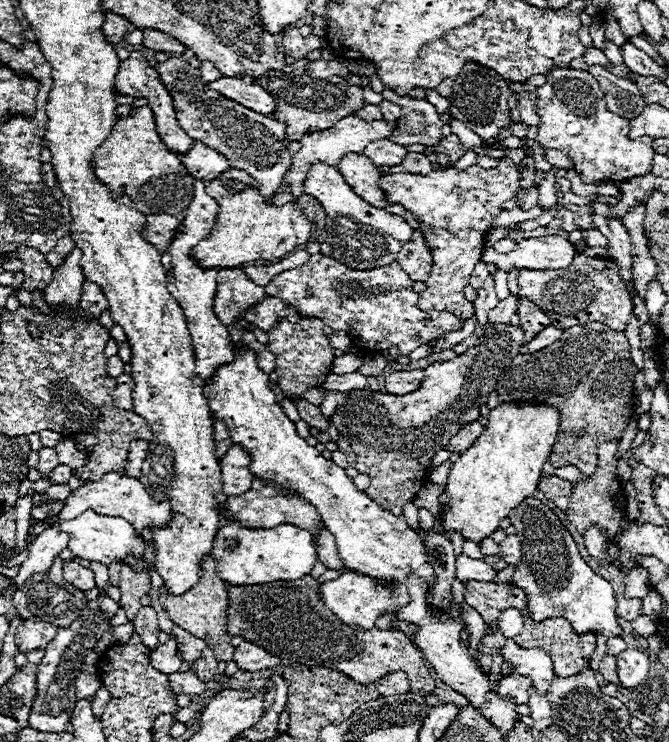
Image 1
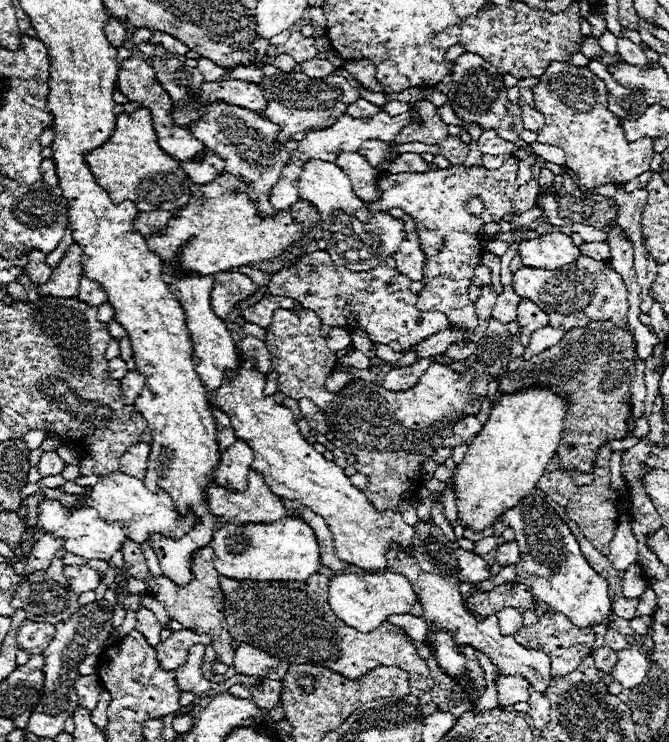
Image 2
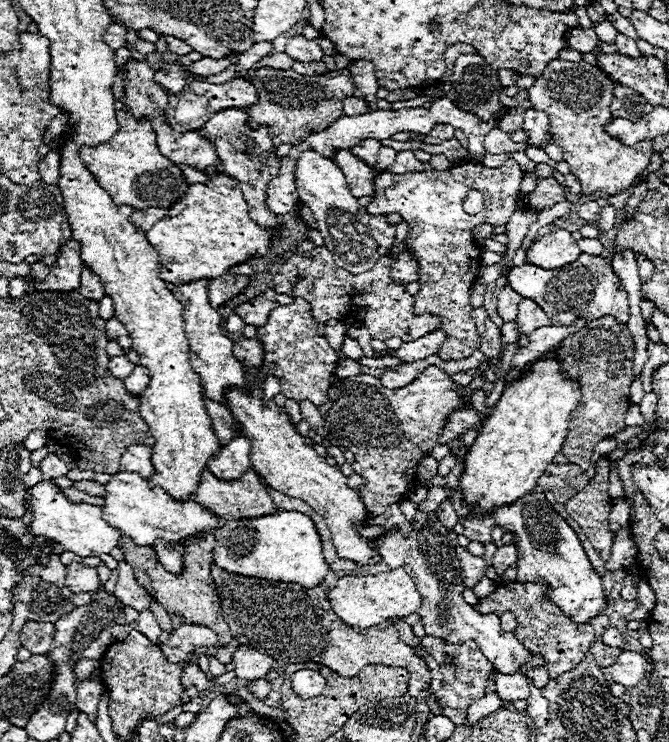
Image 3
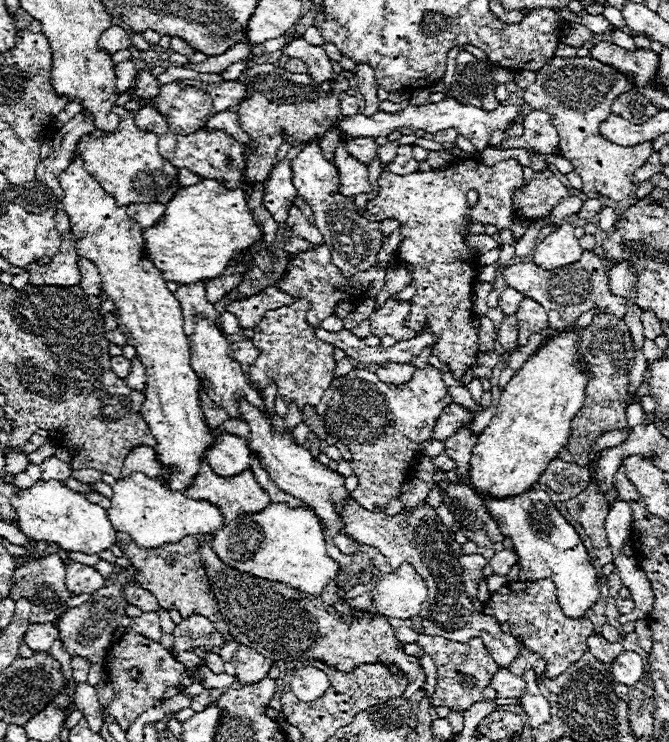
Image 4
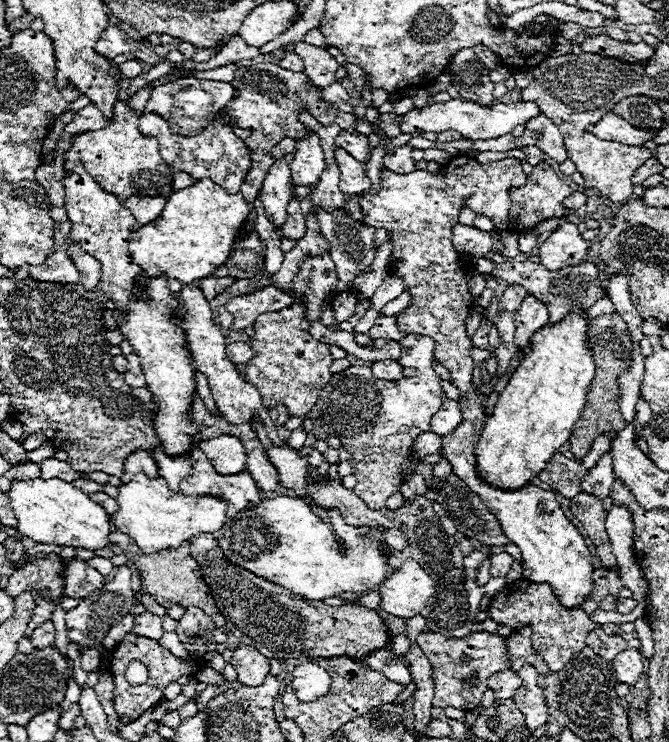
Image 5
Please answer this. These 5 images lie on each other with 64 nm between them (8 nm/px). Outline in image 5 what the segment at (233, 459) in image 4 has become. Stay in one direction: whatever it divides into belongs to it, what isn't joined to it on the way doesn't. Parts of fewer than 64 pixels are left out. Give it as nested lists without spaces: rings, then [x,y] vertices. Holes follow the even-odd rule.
[[[222,434],[218,438],[200,442],[198,448],[208,456],[208,460],[212,462],[214,470],[218,470],[218,474],[230,476],[246,468],[246,448],[236,436]]]

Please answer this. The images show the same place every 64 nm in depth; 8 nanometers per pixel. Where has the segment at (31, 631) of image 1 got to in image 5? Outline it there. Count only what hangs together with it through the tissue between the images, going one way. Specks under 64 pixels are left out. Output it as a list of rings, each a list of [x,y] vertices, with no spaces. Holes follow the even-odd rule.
[[[44,622],[44,624],[40,624],[34,632],[32,632],[32,636],[30,636],[30,642],[32,642],[32,646],[34,648],[48,648],[48,646],[52,646],[54,644],[54,624],[52,622]]]

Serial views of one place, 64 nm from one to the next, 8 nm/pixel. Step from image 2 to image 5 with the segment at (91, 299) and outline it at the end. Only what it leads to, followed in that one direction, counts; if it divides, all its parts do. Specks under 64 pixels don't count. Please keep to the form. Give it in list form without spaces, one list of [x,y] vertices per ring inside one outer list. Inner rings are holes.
[[[74,242],[70,246],[70,256],[74,258],[74,264],[78,266],[78,272],[80,272],[80,282],[82,286],[92,292],[96,290],[98,282],[100,282],[100,264],[86,252],[82,252]]]

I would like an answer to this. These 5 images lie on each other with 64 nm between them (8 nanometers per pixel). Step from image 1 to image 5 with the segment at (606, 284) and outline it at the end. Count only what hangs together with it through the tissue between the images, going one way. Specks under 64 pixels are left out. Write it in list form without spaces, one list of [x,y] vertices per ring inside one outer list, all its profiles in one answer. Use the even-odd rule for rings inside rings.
[[[478,258],[474,262],[474,268],[480,274],[490,272],[494,278],[502,278],[508,284],[524,286],[528,294],[534,294],[548,308],[550,324],[558,324],[560,320],[564,320],[574,306],[578,306],[578,308],[582,308],[586,312],[598,298],[608,296],[606,288],[600,282],[598,264],[596,262],[590,262],[590,260],[584,260],[578,266],[568,266],[568,268],[562,268],[562,270],[554,270],[552,272],[552,270],[546,270],[538,262],[502,262],[502,264],[496,264],[496,262],[488,260],[488,258]]]

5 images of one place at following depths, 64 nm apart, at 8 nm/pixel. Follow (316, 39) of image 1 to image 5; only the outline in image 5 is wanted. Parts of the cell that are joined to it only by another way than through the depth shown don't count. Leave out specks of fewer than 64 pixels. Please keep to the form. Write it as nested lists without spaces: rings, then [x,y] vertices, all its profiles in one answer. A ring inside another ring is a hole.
[[[296,42],[294,54],[298,54],[304,60],[304,72],[316,86],[330,86],[330,82],[336,82],[336,68],[338,62],[324,50],[310,46],[306,42]]]

